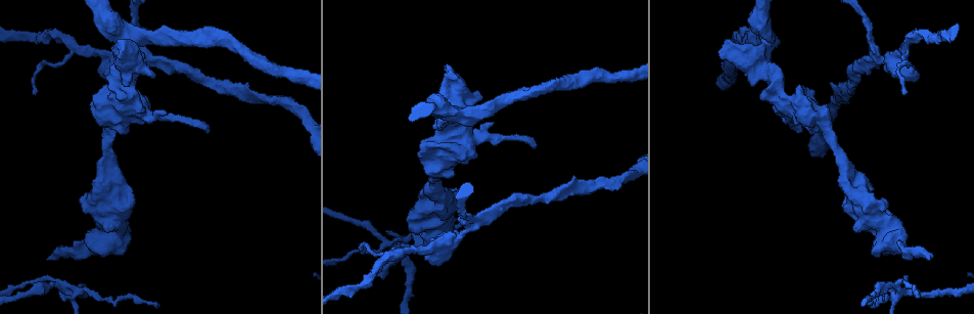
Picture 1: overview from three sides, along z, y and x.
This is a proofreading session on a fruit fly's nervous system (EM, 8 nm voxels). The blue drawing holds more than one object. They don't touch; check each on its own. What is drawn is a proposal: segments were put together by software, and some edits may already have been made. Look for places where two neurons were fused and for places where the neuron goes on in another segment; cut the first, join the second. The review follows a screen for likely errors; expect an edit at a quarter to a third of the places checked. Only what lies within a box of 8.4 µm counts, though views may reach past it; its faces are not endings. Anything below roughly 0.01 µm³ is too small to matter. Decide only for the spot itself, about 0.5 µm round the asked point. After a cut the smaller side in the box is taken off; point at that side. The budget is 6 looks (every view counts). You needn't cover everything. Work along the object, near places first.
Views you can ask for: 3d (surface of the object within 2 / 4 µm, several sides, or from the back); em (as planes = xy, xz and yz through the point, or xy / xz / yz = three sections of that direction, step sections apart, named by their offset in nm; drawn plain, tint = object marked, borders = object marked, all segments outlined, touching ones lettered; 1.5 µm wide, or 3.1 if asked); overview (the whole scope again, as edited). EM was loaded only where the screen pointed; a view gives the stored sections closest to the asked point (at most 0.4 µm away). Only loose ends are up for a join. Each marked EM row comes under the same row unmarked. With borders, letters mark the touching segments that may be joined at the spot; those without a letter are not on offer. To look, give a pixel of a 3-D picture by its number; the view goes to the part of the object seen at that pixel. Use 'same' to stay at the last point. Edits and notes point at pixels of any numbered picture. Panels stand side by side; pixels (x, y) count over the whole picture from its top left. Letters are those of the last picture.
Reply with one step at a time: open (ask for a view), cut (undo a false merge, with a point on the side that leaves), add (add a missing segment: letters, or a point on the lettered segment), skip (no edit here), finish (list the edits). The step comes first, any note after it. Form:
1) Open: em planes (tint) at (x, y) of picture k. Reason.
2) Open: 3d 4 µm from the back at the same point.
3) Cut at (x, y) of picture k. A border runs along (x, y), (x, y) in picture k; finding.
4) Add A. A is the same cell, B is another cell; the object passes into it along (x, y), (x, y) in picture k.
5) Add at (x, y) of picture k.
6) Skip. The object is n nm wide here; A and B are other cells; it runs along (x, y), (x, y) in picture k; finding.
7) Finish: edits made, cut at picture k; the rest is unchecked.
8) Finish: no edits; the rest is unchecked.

Open: 3d 4 µm at (75, 50) of picture 1. Three arms meet.

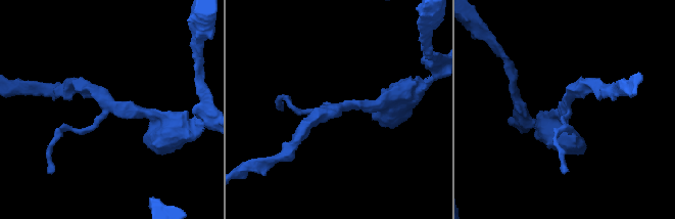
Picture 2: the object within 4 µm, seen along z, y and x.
Open: em yz step 8 (tint) at (566, 108) of picture 2. 3 arms meet here.

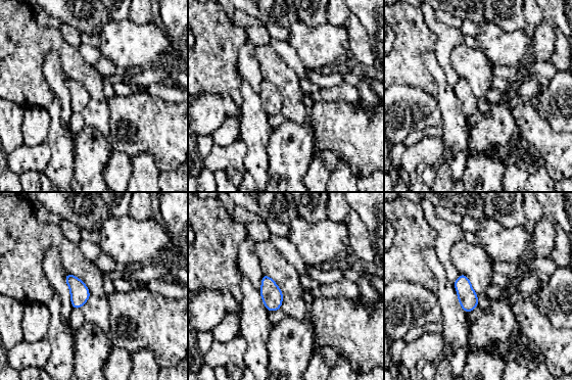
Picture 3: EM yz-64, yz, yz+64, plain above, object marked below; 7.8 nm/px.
Open: em yz step 8 (borders) at the same point.

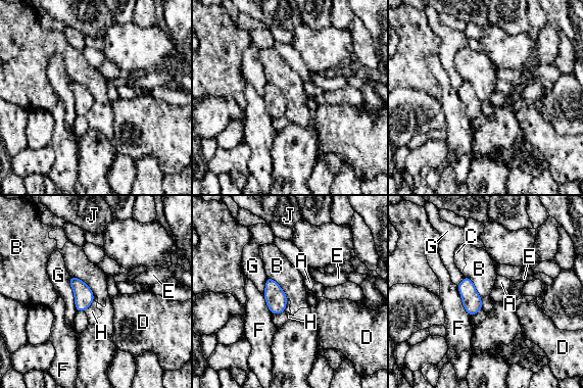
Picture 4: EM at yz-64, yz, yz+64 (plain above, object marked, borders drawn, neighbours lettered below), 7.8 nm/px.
Skip. The object is 150 nm wide here; A, B, C, D, E, F, G, H and J are other cells; a border runs along (465, 276), (474, 284), (482, 308) in picture 4; all the same neuron.

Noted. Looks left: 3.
Open: em 3.1 µm planes (tint) at (436, 147) of picture 1. Free end.

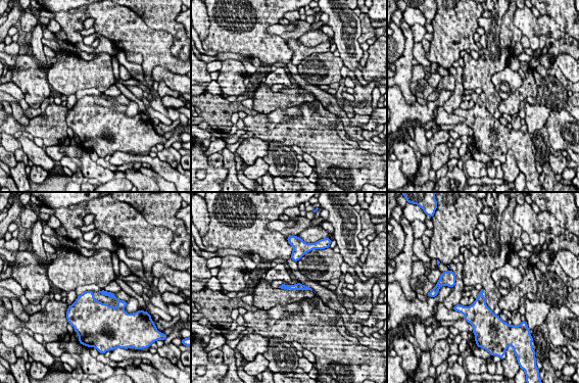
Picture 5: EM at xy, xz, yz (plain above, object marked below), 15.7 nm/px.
Open: em 3.1 µm planes (borders) at the same point.

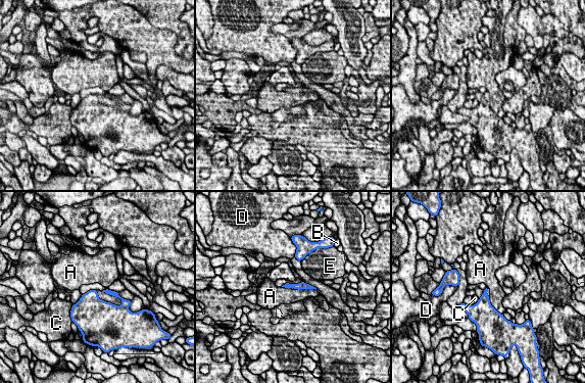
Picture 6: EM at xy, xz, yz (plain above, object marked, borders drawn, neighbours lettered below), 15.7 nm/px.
Skip. The longest contact is with A, 340 nm; A, B, C, D and E are other cells; no lettered segment goes on from it.

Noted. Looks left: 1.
Finish: no edits; the rest is unchecked.

